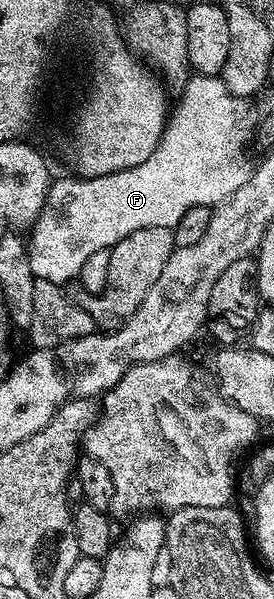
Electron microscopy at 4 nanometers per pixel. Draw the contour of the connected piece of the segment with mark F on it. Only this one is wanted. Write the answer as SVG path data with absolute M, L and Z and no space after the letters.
M193 74L183 91L179 92L180 111L173 110L170 115L170 122L165 126L164 135L160 139L160 144L154 149L154 153L150 153L150 157L146 157L146 161L142 161L142 165L138 165L134 169L126 169L118 173L110 173L106 177L94 177L93 179L77 178L76 183L71 183L68 179L58 178L51 184L48 190L48 196L45 198L44 208L41 210L36 223L30 228L32 240L27 240L27 251L29 257L30 269L33 270L36 279L45 279L51 283L61 285L67 284L67 279L72 279L96 254L107 252L118 241L122 241L126 237L130 237L130 233L134 233L143 227L167 227L175 229L178 221L182 221L182 217L190 209L195 207L215 208L217 205L229 199L233 193L242 185L246 185L246 181L252 176L254 170L253 160L248 160L248 135L250 139L250 127L248 131L248 115L244 112L245 105L239 98L236 98L222 85L222 83L214 77L207 75Z

